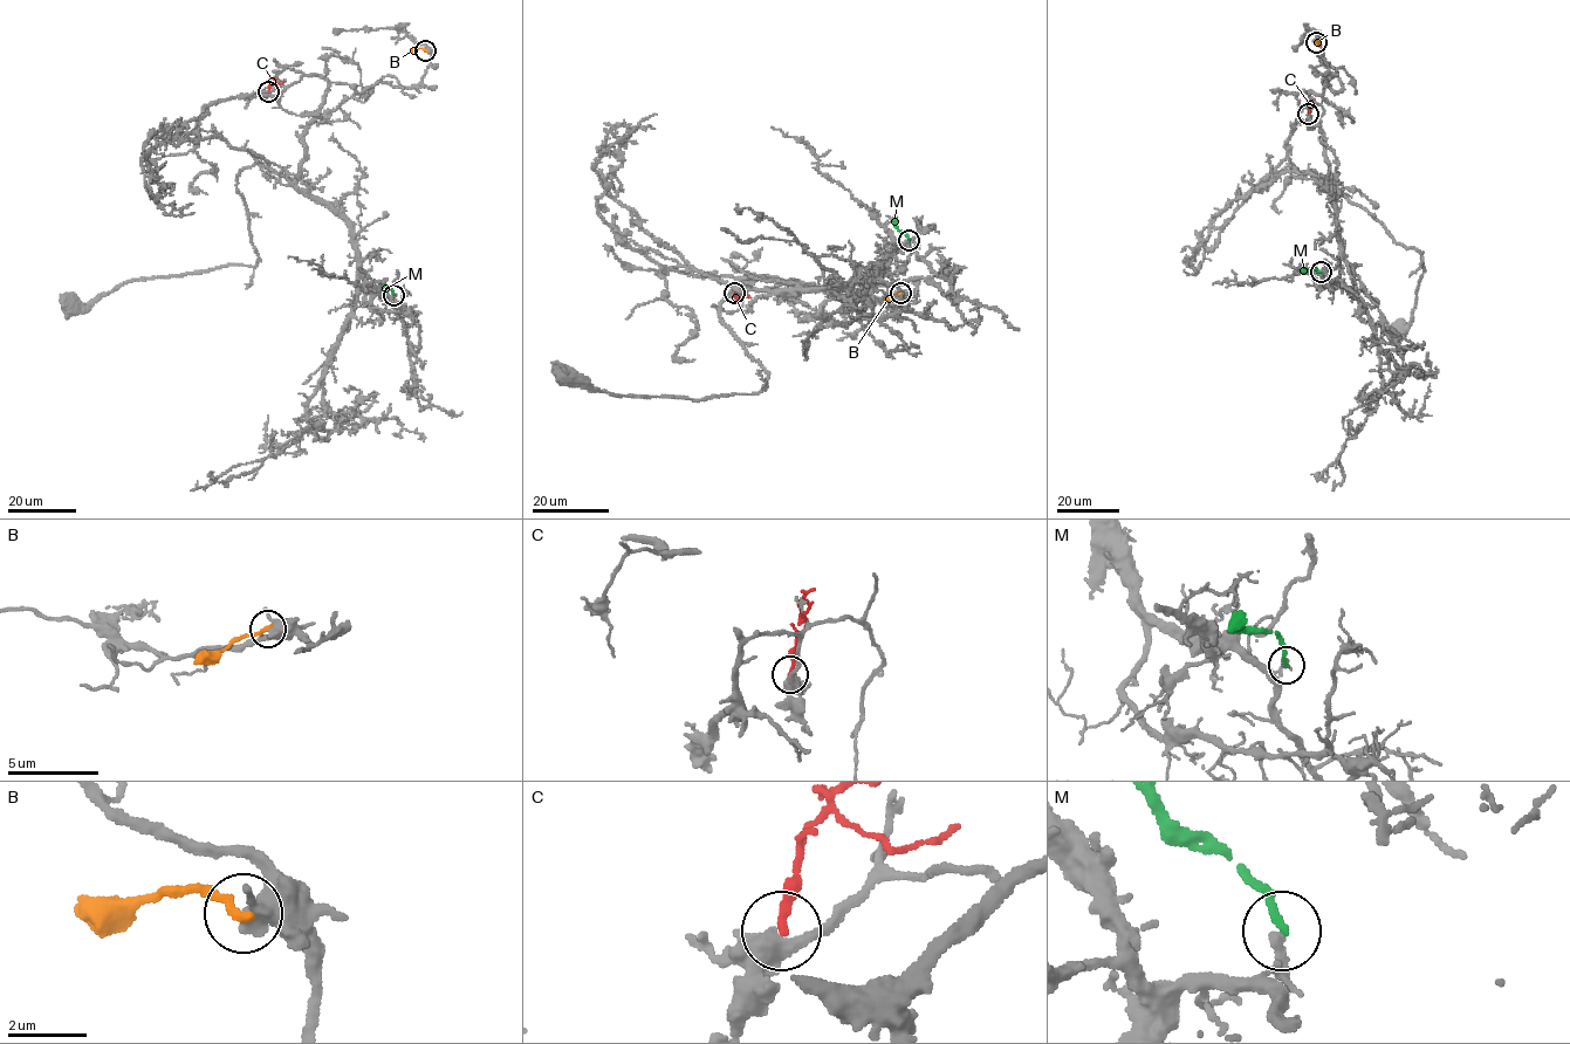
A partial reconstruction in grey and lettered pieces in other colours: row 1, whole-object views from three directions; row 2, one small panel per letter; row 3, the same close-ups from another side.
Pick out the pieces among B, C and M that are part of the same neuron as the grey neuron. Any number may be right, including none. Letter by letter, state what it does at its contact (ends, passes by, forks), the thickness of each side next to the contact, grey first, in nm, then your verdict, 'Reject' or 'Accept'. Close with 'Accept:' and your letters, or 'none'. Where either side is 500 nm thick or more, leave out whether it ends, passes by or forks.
B: It ends there. Thickness 420 nm (grey) against 220 nm. Reject
C: Thickness 500 nm (grey) against 200 nm. Reject
M: It ends there. Thickness 190 nm (grey) against 190 nm. Reject
Accept: none

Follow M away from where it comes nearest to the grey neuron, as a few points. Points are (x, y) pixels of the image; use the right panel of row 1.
M: (1321, 272), (1314, 268), (1302, 272)

